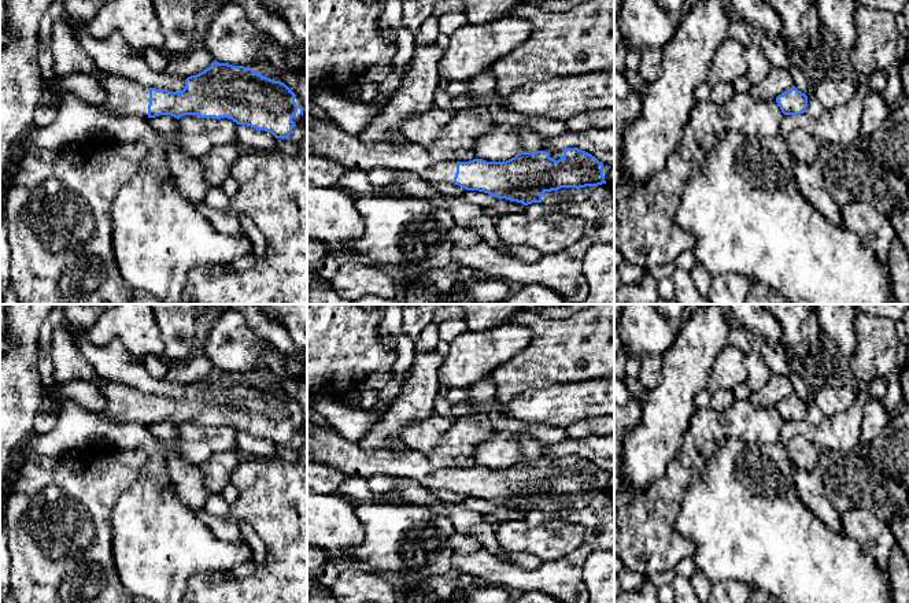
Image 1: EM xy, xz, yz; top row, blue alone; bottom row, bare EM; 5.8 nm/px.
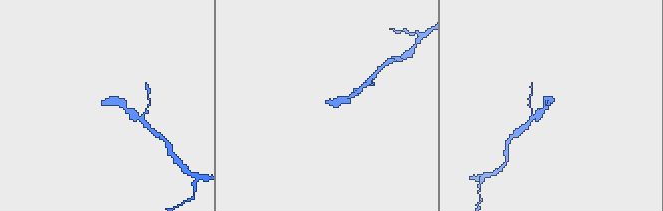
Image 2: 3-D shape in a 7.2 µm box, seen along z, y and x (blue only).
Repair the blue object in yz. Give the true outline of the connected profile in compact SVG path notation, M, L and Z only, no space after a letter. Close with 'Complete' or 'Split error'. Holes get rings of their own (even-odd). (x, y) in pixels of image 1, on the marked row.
M795 86L776 97L776 103L784 115L801 115L806 112L808 96Z. Complete

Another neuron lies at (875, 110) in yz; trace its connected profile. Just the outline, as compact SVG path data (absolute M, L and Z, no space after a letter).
M869 92L864 99L860 127L860 144L865 144L886 121L890 110L882 92Z

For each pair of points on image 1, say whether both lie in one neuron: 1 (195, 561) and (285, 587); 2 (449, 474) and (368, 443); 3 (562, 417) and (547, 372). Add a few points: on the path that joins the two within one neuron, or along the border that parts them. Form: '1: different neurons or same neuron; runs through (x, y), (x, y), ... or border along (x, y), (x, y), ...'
1: different neurons; border along (229, 570), (200, 572), (198, 574)
2: different neurons; border along (357, 443), (366, 450), (387, 450)
3: different neurons; border along (583, 380), (527, 388), (520, 392)

